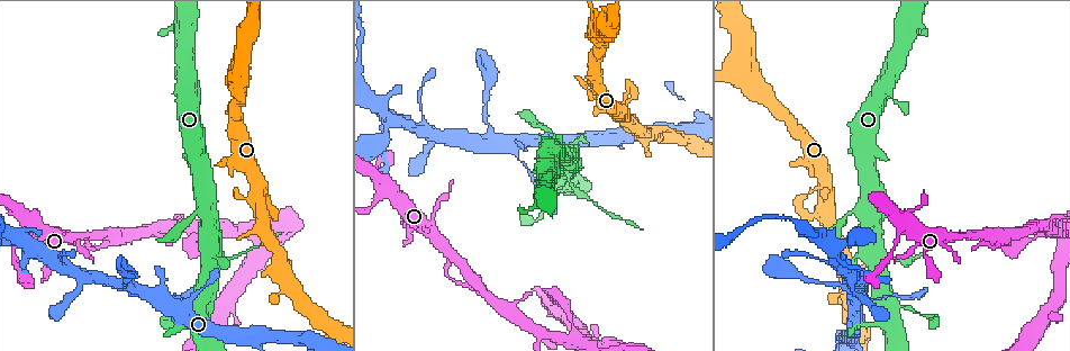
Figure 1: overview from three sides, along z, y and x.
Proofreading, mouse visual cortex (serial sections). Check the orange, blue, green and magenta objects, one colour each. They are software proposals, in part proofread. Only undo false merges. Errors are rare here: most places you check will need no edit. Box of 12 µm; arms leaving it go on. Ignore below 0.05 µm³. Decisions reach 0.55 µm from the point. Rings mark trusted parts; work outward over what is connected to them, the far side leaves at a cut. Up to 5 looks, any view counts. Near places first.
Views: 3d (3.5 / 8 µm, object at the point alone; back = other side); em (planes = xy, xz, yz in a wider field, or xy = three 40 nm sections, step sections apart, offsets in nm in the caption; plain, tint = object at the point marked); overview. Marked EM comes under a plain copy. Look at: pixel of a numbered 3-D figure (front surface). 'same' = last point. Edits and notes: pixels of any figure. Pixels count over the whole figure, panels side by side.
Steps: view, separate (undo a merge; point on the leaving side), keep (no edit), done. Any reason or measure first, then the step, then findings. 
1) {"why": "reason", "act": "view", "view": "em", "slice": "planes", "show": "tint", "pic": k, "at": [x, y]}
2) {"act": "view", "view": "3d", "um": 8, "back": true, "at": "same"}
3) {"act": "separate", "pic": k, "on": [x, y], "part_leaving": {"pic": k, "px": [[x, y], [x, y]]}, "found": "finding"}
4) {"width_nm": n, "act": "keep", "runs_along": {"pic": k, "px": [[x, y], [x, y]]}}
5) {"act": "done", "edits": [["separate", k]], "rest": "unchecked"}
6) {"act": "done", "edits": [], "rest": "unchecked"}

{"why": "sudden change in width", "act": "view", "view": "3d", "um": 8, "back": true, "pic": 1, "at": [114, 233]}

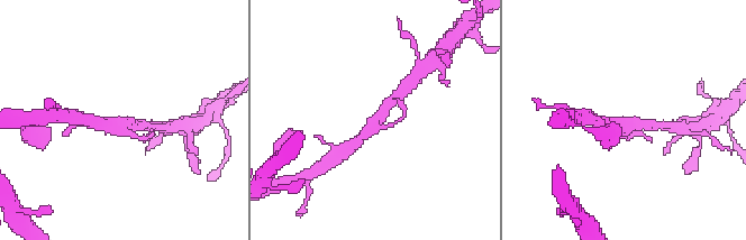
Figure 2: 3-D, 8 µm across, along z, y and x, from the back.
{"why": "closer look", "act": "view", "view": "3d", "um": 3.5, "pic": 2, "at": [628, 122]}

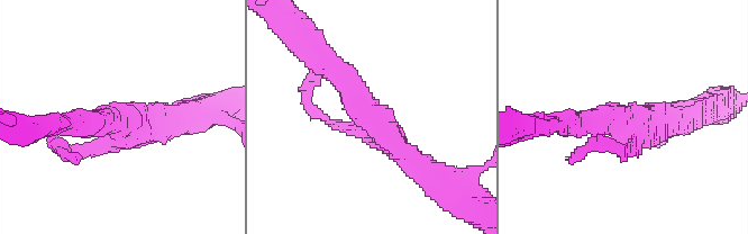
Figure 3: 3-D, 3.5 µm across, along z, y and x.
{"act": "view", "view": "em", "slice": "xy", "step": 5, "show": "tint", "pic": 3, "at": [624, 120]}

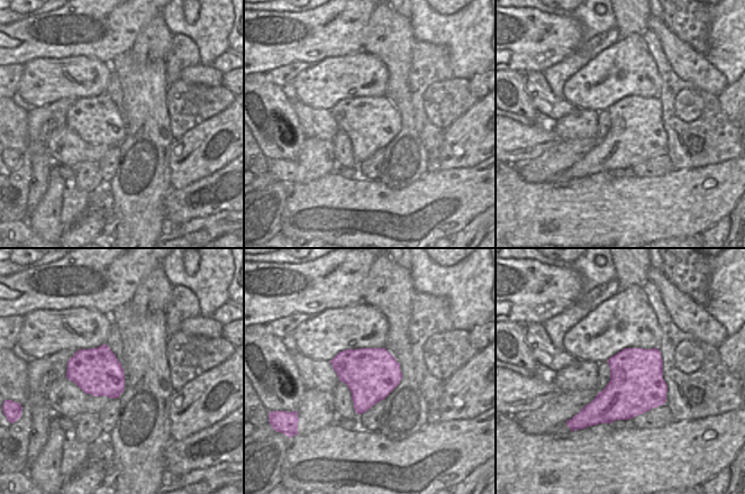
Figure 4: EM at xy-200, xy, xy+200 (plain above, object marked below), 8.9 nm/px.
{"act": "keep", "found": "continuous, no second cell"}

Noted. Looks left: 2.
{"why": "sharp bend", "act": "view", "view": "3d", "um": 3.5, "pic": 1, "at": [514, 151]}

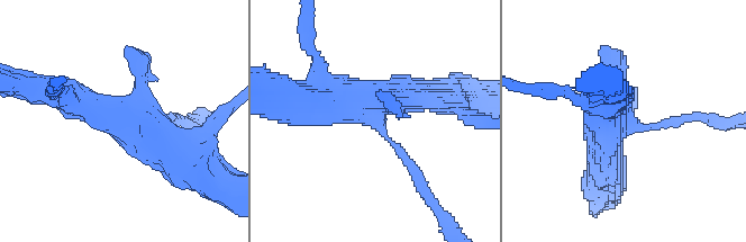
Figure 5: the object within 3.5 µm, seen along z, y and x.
{"why": "need the tissue", "act": "view", "view": "em", "slice": "xy", "step": 2, "show": "tint", "pic": 5, "at": [626, 123]}

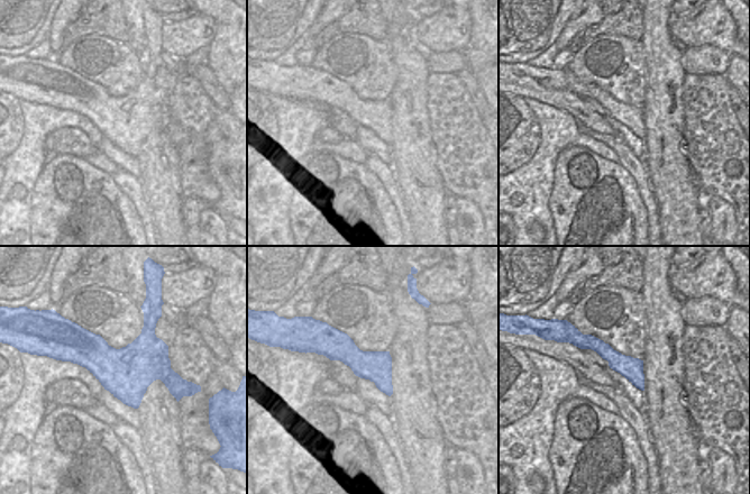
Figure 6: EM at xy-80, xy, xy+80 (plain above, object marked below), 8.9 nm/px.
{"act": "keep", "runs_along": {"pic": 5, "px": [[605, 155], [608, 122], [654, 128], [685, 117]]}, "found": "continuous, no second cell"}

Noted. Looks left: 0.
{"act": "done", "edits": [], "rest": "unchecked"}

